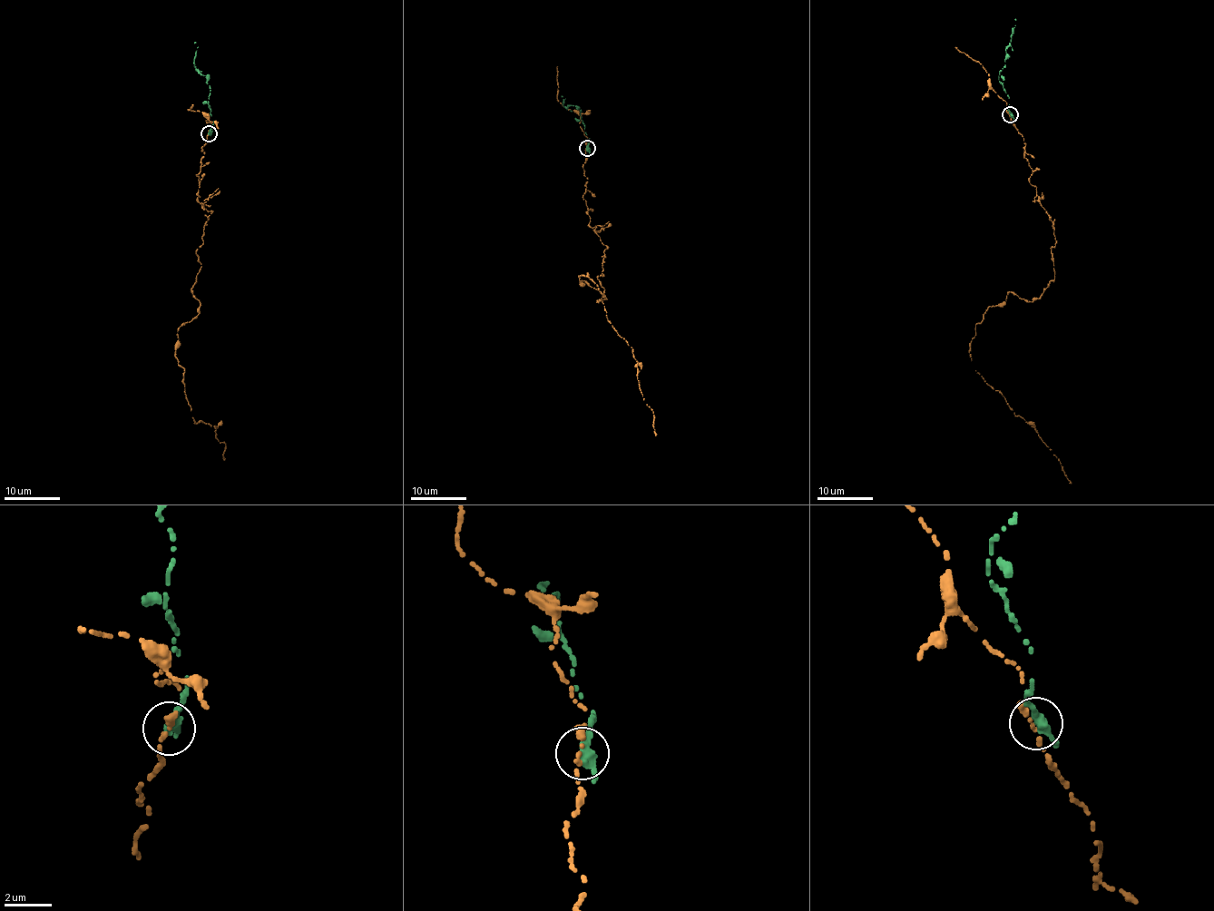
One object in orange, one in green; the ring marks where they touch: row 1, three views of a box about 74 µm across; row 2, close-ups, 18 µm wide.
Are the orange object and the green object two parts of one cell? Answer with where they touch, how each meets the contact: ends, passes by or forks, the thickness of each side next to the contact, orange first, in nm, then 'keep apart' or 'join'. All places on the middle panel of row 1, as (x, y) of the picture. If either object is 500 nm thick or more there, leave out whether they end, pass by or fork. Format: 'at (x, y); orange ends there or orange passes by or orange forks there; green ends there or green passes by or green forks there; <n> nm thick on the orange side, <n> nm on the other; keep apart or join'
at (587, 148); orange passes by; green passes by; 190 nm thick on the orange side, 360 nm on the other; keep apart

